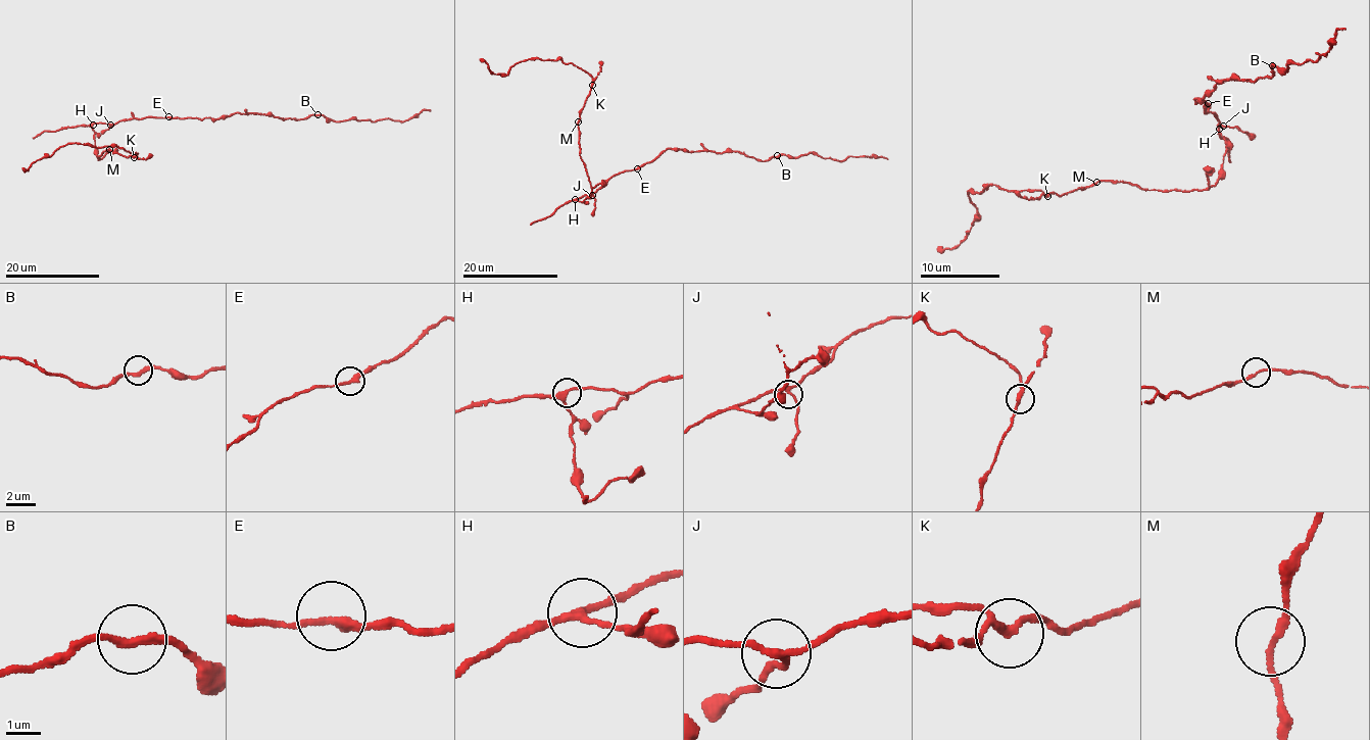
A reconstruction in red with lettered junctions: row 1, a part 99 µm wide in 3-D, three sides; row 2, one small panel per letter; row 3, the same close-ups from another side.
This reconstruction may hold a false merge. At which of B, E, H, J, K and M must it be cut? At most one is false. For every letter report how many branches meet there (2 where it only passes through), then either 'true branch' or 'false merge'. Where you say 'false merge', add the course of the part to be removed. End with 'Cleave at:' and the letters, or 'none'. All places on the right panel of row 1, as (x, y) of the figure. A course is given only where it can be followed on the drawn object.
B: branches 2; true branch
E: branches 2; true branch
H: branches 3; true branch
J: branches 3; true branch
K: branches 3; true branch
M: branches 2; true branch
Cleave at: none

